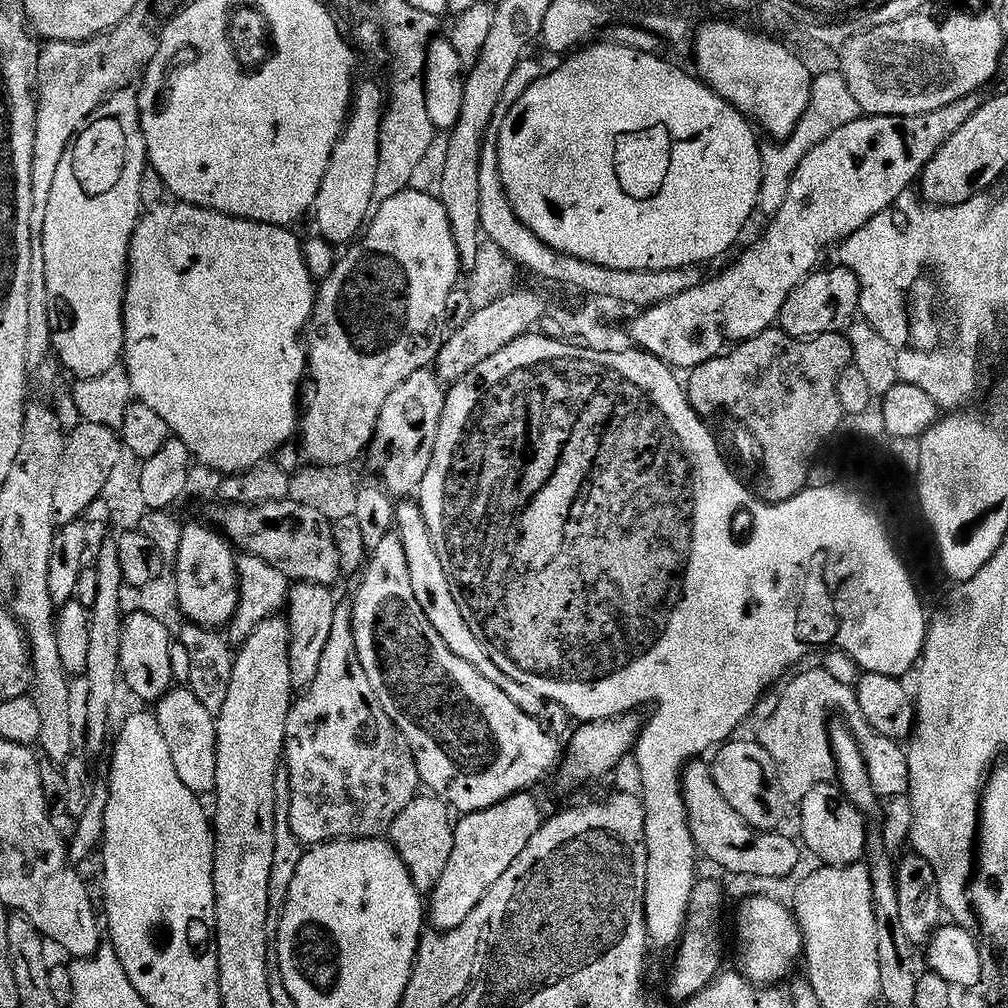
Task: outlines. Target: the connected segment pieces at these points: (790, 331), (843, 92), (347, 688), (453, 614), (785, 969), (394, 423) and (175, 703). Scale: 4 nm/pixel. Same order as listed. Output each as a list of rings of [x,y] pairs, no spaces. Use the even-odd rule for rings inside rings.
[[[843,267],[833,272],[817,270],[797,286],[780,311],[779,327],[794,340],[811,340],[817,336],[840,334],[853,323],[860,302],[860,283]]]
[[[829,70],[817,76],[812,82],[810,106],[804,117],[798,122],[792,135],[783,142],[777,143],[780,144],[777,148],[765,147],[763,149],[764,169],[762,170],[760,193],[756,199],[759,211],[761,213],[764,211],[765,217],[768,218],[776,216],[778,210],[782,210],[782,206],[786,202],[786,194],[792,176],[798,170],[802,158],[806,158],[806,154],[810,154],[810,150],[814,150],[814,146],[821,144],[831,132],[860,119],[861,115],[860,108],[854,102],[854,98],[844,82],[844,77],[839,71]]]
[[[337,607],[334,630],[330,630],[330,642],[326,642],[317,677],[301,696],[304,697],[293,703],[288,715],[283,755],[286,772],[288,768],[288,824],[297,836],[293,837],[304,846],[341,838],[387,837],[398,814],[416,799],[422,781],[412,748],[383,710],[370,678],[366,678],[366,670],[362,670],[354,642],[351,607]]]
[[[400,502],[395,505],[395,509],[394,528],[406,550],[406,562],[408,563],[406,575],[408,575],[409,582],[412,583],[410,591],[414,593],[422,610],[425,611],[430,625],[434,626],[434,630],[442,636],[442,641],[446,642],[446,646],[458,658],[462,658],[463,662],[468,662],[470,666],[481,672],[489,682],[508,695],[522,711],[539,714],[538,712],[546,708],[545,700],[538,694],[534,694],[534,690],[514,682],[514,678],[510,678],[510,674],[502,674],[502,670],[498,670],[498,666],[494,666],[492,653],[474,634],[474,630],[470,630],[466,618],[462,618],[462,610],[458,610],[458,606],[454,602],[450,582],[446,578],[446,570],[442,570],[442,562],[434,550],[434,542],[430,538],[430,530],[426,526],[419,503]]]
[[[752,898],[742,909],[742,918],[739,918],[740,936],[736,940],[738,968],[741,975],[761,986],[777,985],[796,964],[799,965],[803,957],[804,940],[793,911],[773,898]]]
[[[425,370],[406,378],[406,382],[402,382],[402,386],[398,386],[398,390],[386,398],[386,406],[382,406],[366,460],[376,467],[377,474],[384,479],[383,487],[393,497],[412,498],[419,493],[422,478],[426,478],[426,470],[430,470],[445,395],[435,371]]]
[[[176,686],[160,699],[159,704],[155,705],[154,715],[162,730],[162,738],[166,738],[166,746],[170,746],[170,758],[174,762],[174,770],[178,770],[178,778],[182,778],[182,782],[191,792],[215,793],[218,754],[216,753],[216,722],[210,710],[206,710],[202,702],[194,698],[188,687]]]

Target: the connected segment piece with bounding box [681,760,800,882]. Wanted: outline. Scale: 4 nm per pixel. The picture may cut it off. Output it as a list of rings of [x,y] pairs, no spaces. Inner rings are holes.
[[[702,760],[691,761],[681,777],[684,805],[687,807],[688,823],[697,851],[711,864],[720,861],[736,872],[752,872],[767,876],[773,882],[780,882],[796,872],[800,864],[799,846],[794,840],[786,841],[776,837],[753,838],[751,832],[736,818],[736,809],[720,792],[713,780],[711,767]]]

